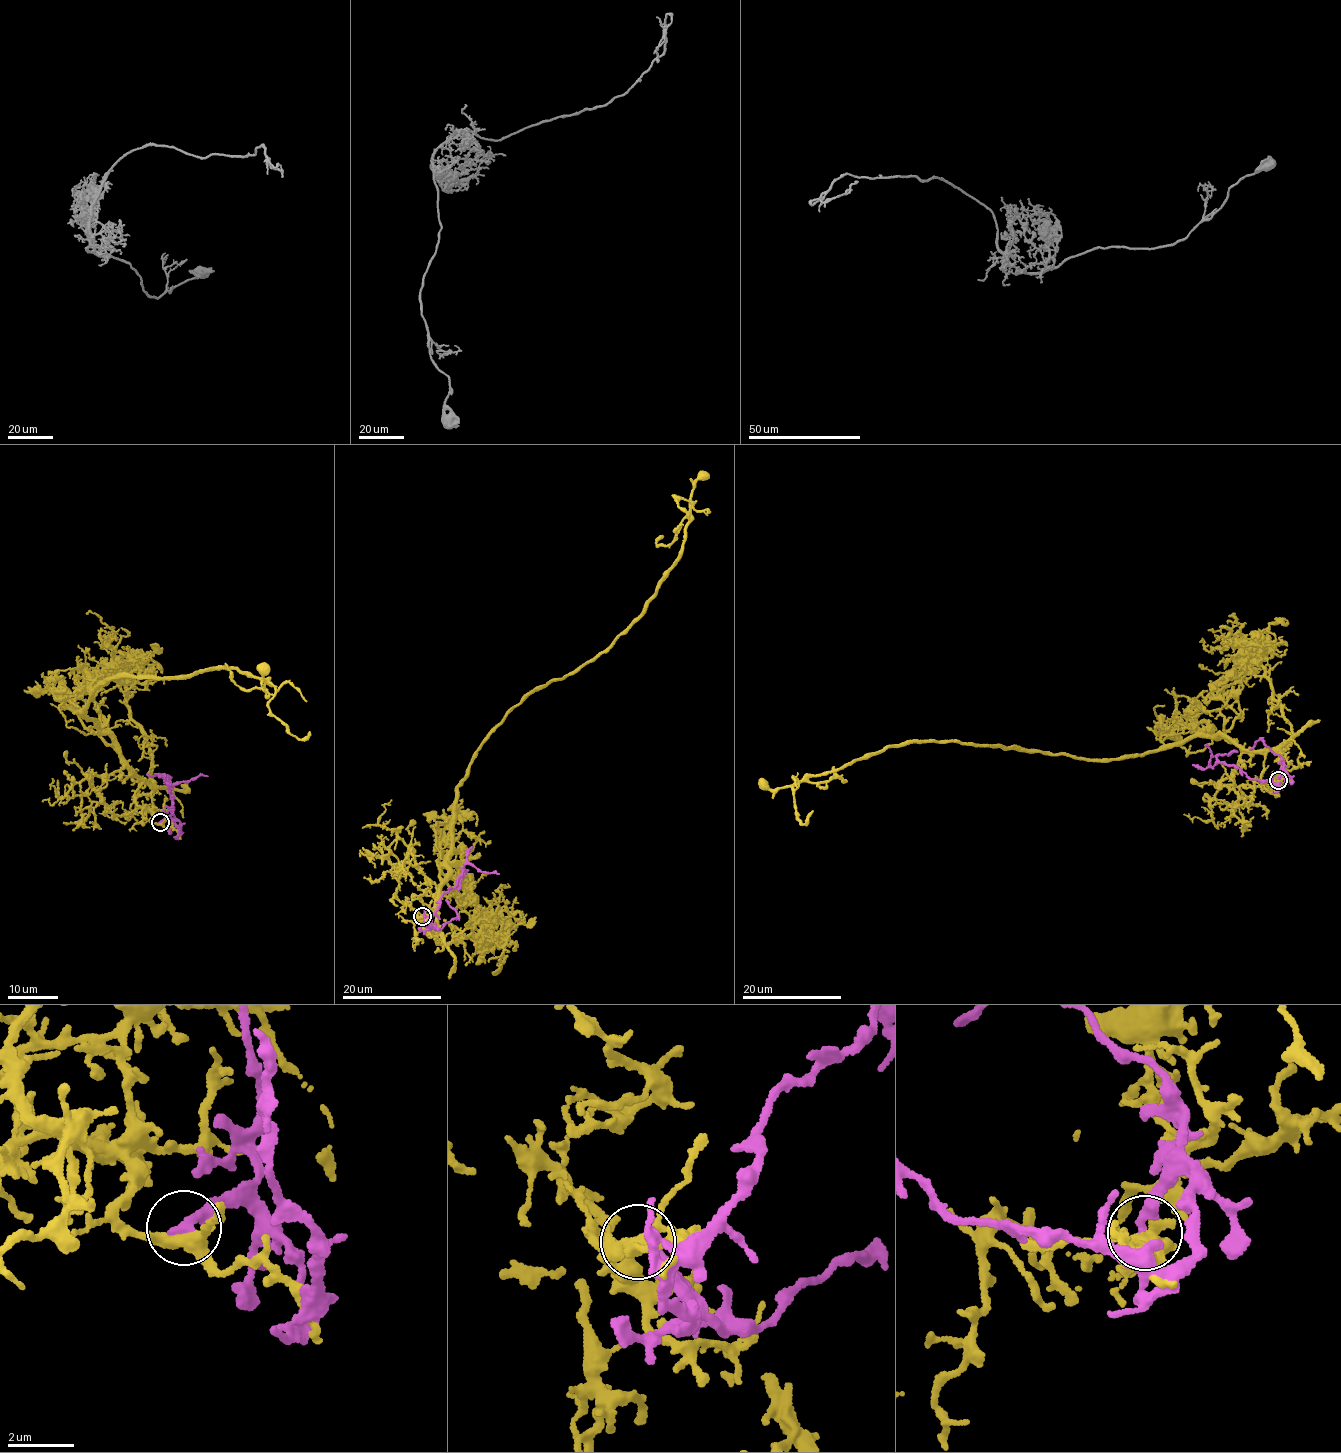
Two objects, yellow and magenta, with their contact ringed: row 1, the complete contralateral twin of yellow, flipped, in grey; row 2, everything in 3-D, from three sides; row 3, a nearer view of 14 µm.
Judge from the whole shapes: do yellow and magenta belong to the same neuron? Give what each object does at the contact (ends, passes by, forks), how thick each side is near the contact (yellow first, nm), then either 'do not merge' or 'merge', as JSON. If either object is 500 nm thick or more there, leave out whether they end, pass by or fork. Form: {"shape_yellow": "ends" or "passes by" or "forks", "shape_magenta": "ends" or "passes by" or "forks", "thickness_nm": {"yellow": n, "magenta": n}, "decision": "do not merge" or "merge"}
{"shape_yellow": "forks", "shape_magenta": "ends", "thickness_nm": {"yellow": 360, "magenta": 320}, "decision": "do not merge"}

